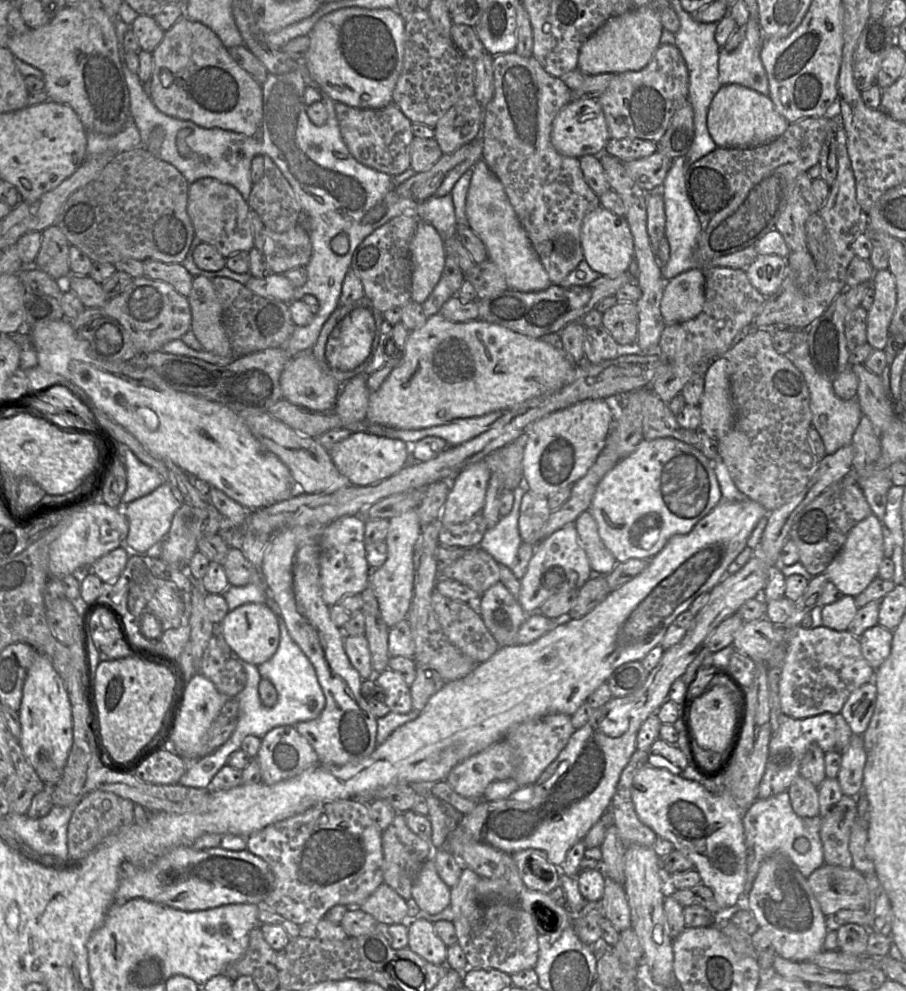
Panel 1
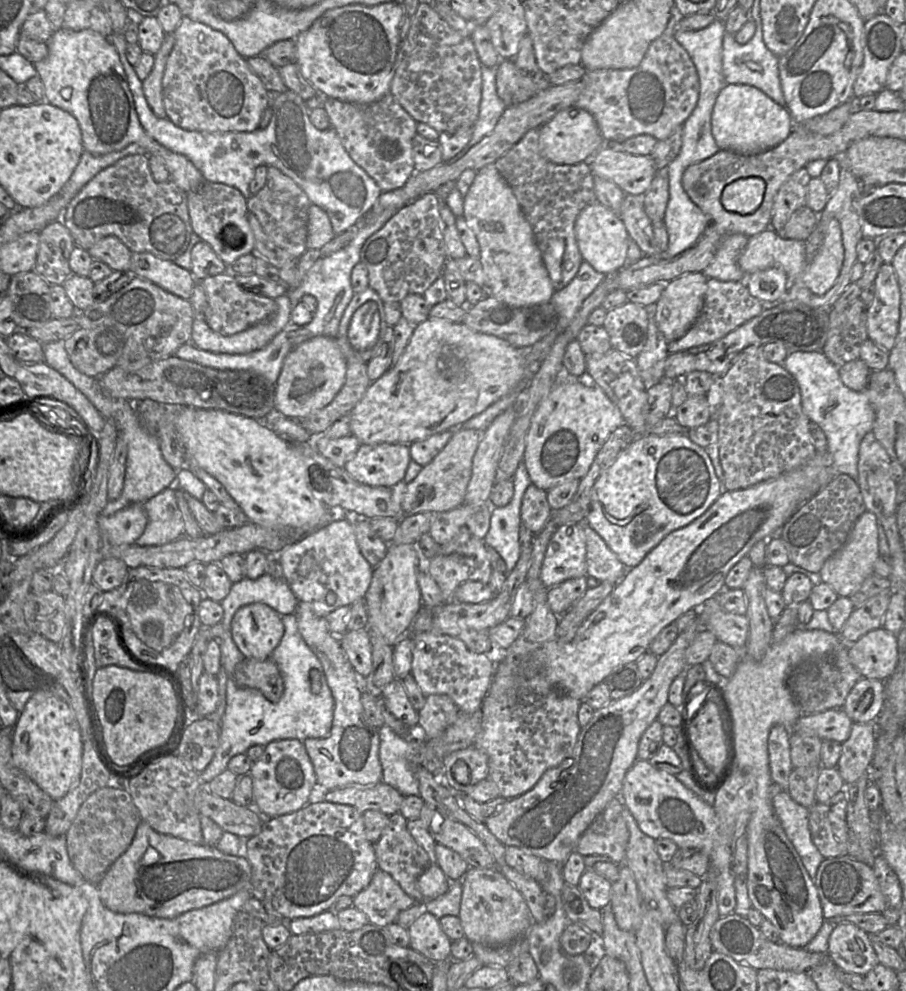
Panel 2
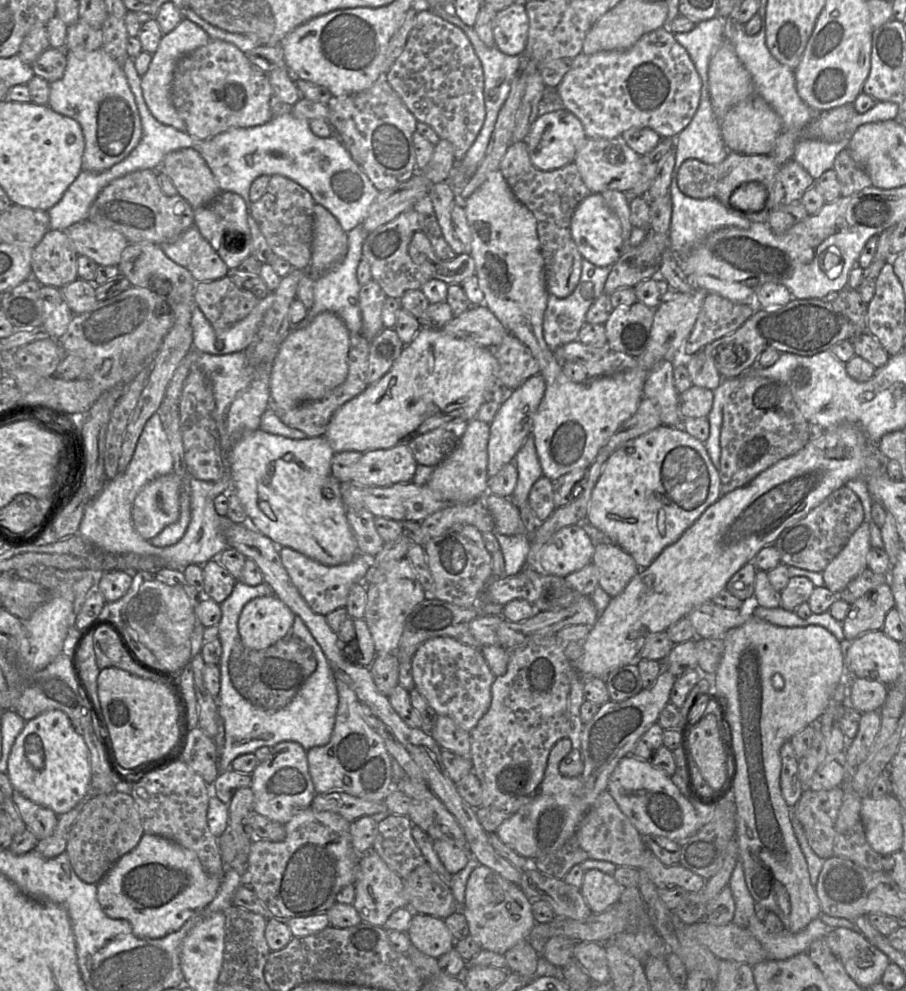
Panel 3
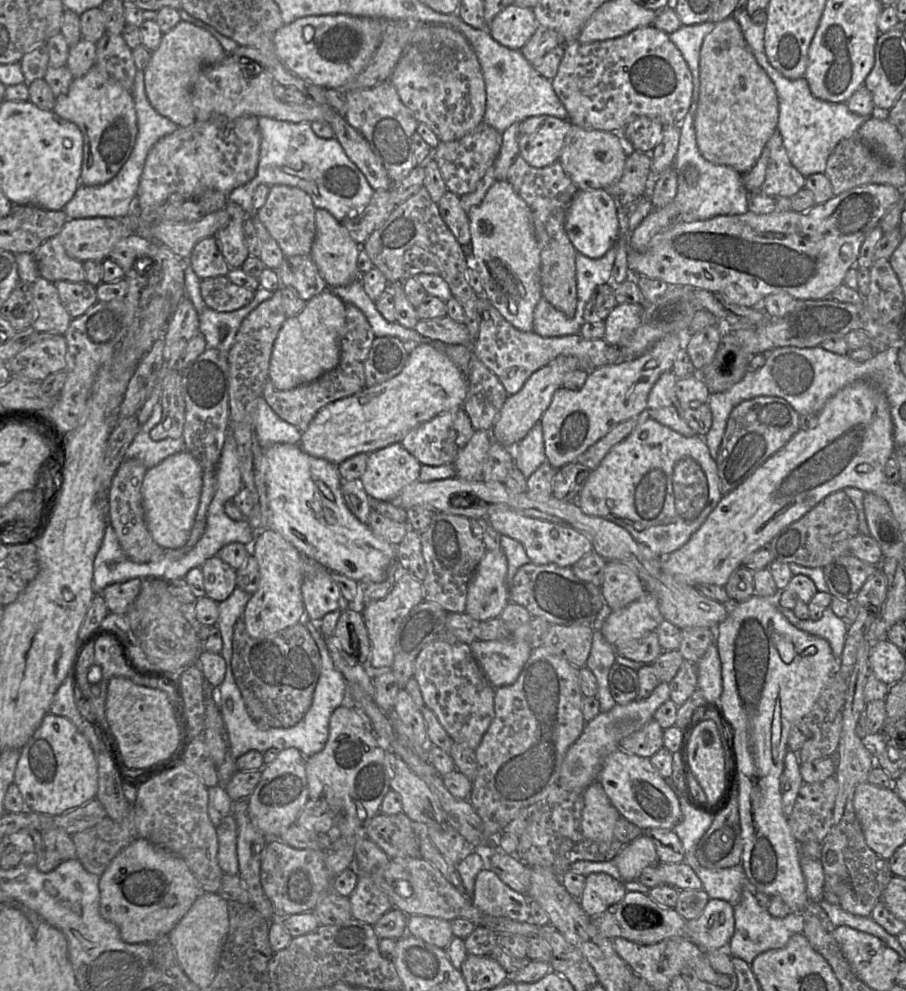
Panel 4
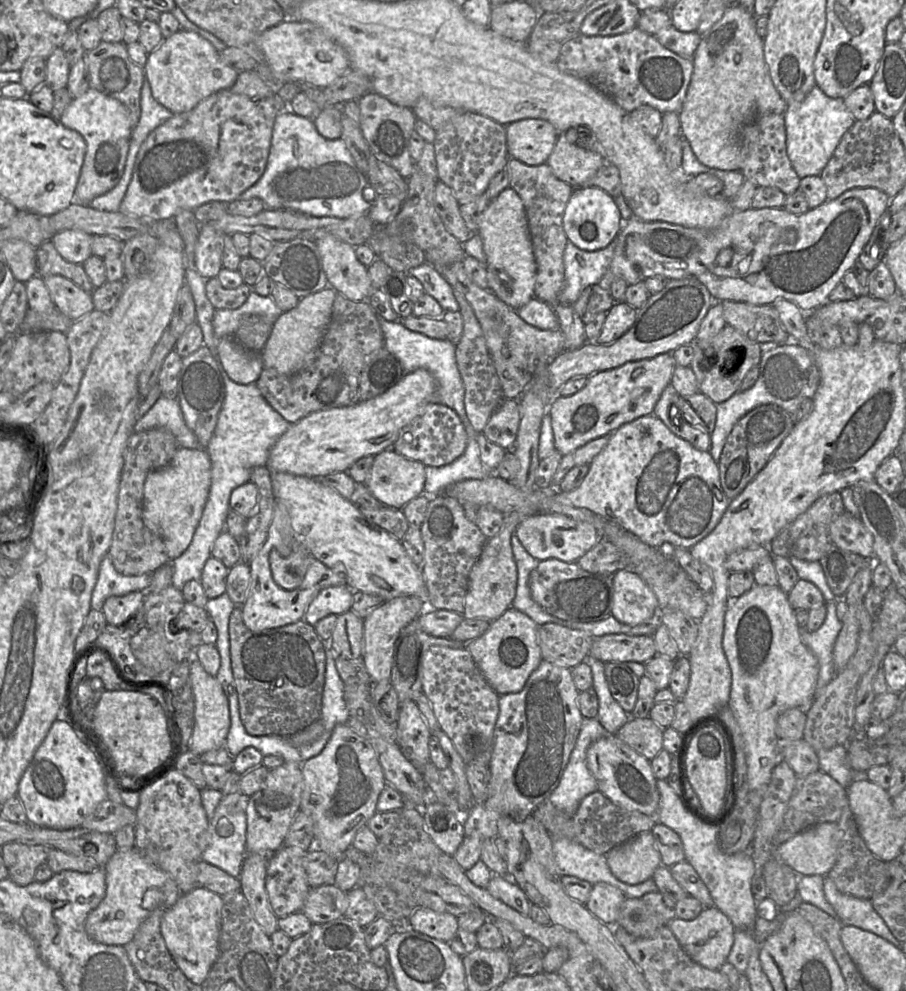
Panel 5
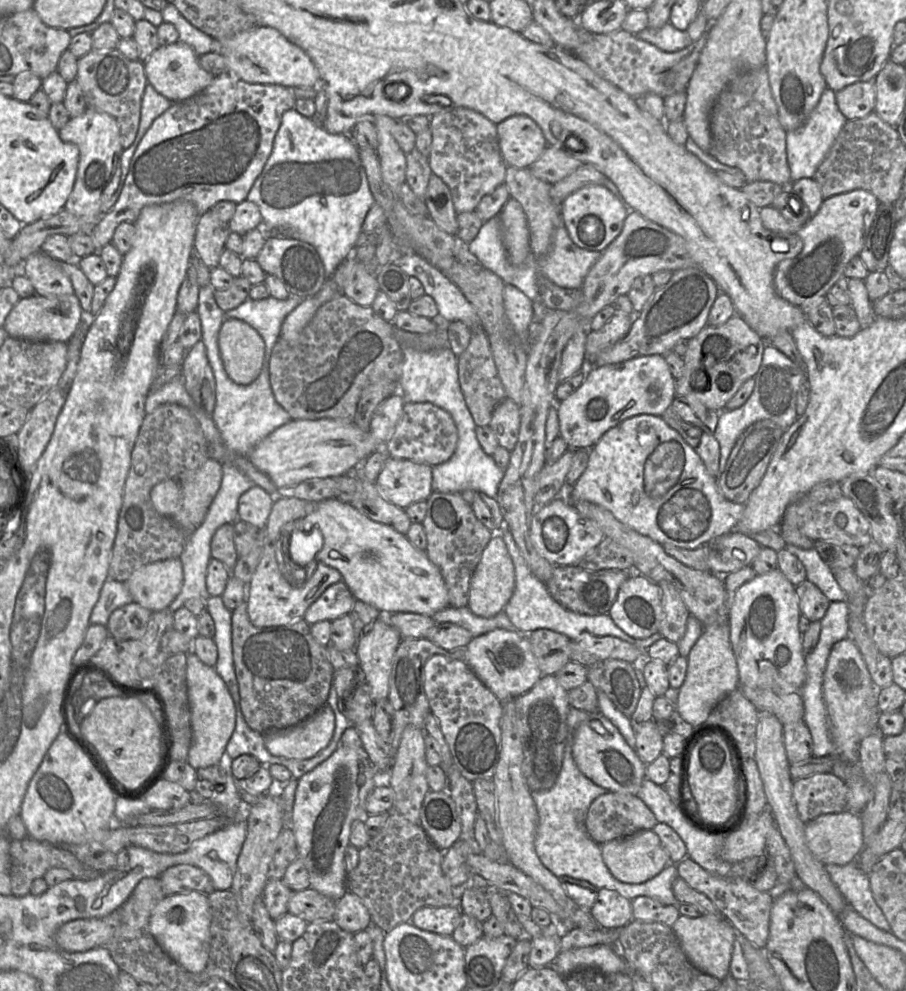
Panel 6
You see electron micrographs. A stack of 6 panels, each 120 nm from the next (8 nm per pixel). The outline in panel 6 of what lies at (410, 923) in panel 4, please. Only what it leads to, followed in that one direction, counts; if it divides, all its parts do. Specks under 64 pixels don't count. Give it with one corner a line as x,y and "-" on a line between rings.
458,904
445,907
425,906
413,914
411,922
419,929
443,936
452,936
461,914

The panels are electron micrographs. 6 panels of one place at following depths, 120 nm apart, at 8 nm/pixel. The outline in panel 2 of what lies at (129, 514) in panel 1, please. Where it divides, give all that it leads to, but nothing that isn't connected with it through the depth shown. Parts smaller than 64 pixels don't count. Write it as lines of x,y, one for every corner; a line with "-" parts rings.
168,487
142,504
147,514
143,534
135,541
139,546
170,543
184,535
184,521
176,501
176,487

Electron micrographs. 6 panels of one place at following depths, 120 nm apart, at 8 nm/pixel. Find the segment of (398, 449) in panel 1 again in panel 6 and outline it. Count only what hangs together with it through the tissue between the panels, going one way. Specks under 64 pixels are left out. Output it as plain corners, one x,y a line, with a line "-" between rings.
387,457
375,484
380,493
395,506
405,509
412,503
426,501
432,491
432,466

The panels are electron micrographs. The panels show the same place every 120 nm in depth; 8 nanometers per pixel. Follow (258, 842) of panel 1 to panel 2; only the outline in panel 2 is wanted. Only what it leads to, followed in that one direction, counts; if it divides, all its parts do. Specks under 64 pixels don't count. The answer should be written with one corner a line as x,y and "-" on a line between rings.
313,797
303,808
273,818
265,818
259,834
241,838
246,842
251,865
251,894
260,900
268,913
287,920
312,917
330,910
341,896
354,897
365,889
378,869
374,844
366,836
363,812
356,808

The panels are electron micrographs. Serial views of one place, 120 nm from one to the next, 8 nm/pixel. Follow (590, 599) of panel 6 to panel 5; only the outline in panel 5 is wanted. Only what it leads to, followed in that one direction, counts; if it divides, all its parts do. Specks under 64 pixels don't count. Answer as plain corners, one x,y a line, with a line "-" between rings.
548,559
540,561
530,573
528,584
533,600
550,615
566,622
592,623
611,615
612,576
587,572
576,562

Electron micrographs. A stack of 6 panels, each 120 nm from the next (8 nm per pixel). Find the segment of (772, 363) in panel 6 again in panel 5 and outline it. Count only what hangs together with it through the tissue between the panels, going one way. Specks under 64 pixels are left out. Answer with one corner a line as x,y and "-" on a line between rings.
790,340
785,344
762,344
764,351
759,363
759,375
754,385
744,391
737,391
727,400
716,404
716,422
710,434
709,453
718,463
726,439
736,422
750,410
764,404
776,404
794,414
804,398
811,398
820,382
819,370
809,352

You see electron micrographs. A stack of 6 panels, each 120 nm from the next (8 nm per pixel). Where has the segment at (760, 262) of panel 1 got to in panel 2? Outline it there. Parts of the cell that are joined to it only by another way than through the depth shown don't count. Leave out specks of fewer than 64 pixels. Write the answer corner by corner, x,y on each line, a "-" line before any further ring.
771,267
745,276
746,287
764,304
775,304
786,291
788,276
783,269

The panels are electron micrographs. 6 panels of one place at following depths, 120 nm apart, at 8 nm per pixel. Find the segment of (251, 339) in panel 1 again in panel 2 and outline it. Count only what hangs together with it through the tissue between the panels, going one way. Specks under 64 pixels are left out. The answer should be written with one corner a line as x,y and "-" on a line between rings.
225,272
200,281
207,301
204,313
205,321
211,330
223,336
242,332
259,322
267,320
276,309
274,299
243,290
236,283
233,275
232,272

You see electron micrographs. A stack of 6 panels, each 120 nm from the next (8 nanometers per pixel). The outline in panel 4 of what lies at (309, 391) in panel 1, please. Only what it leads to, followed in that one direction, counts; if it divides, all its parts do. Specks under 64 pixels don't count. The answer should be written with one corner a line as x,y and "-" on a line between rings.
325,289
308,300
297,316
285,320
274,342
269,364
273,385
278,390
290,390
334,369
340,360
345,329
345,303
337,295

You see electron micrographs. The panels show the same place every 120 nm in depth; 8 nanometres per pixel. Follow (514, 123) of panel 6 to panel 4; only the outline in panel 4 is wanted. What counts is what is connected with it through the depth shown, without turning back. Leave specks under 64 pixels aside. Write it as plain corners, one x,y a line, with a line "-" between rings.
549,115
533,116
519,126
519,155
532,167
559,161
571,122

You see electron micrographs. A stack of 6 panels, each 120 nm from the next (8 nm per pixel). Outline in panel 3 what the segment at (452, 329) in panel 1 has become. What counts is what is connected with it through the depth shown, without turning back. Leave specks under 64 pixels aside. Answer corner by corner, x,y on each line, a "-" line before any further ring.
422,326
411,342
404,346
391,369
358,396
342,405
332,416
324,436
334,453
389,449
407,444
418,435
450,421
474,419
491,387
499,382
498,362
490,348
472,344
446,334
439,328

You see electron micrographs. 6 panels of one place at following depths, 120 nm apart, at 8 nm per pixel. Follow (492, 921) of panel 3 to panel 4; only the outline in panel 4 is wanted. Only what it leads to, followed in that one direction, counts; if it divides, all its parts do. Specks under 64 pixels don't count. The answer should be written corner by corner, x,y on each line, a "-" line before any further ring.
481,870
475,880
473,904
483,913
530,922
530,899
505,884
495,872

